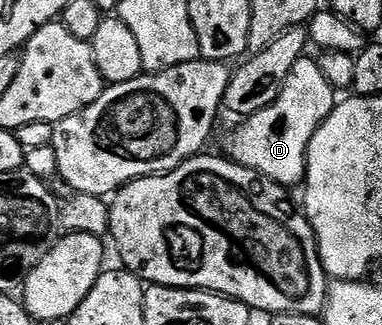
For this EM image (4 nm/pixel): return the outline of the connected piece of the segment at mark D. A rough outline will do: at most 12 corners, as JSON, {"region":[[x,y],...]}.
{"region":[[300,57],[278,99],[239,122],[231,160],[299,186],[337,104]]}

